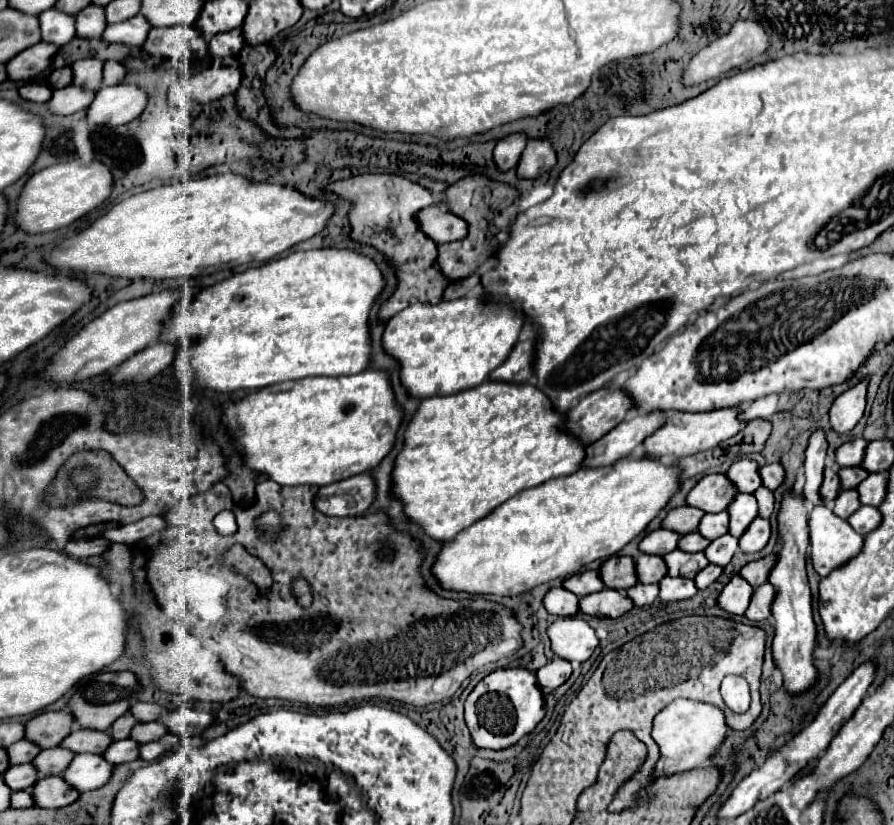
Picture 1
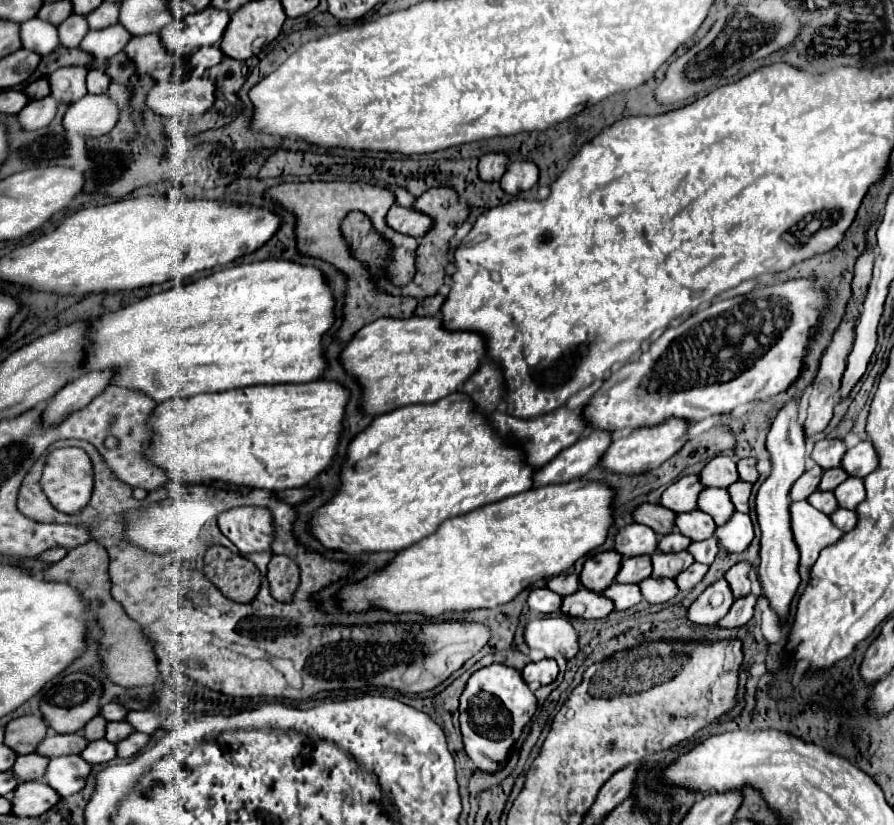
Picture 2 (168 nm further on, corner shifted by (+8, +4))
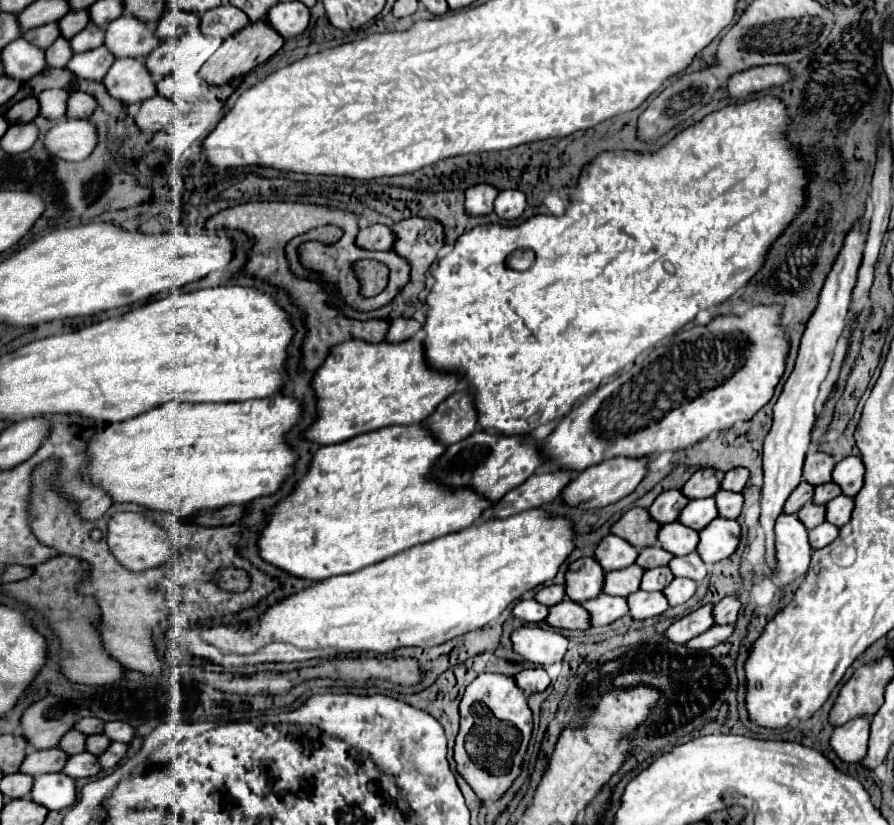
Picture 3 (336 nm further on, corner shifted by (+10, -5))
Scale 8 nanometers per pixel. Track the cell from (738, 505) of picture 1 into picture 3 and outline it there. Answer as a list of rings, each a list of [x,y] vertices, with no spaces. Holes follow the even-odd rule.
[[[703,498],[703,500],[689,500],[685,510],[681,510],[681,518],[677,520],[699,532],[715,518],[717,518],[717,506],[713,498]]]

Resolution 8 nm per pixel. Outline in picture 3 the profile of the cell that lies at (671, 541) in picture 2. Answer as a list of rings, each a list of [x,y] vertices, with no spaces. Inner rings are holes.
[[[651,546],[651,548],[645,548],[639,552],[635,564],[641,566],[643,570],[649,570],[649,568],[657,568],[657,566],[667,566],[671,558],[673,558],[673,554],[661,550],[661,546]]]

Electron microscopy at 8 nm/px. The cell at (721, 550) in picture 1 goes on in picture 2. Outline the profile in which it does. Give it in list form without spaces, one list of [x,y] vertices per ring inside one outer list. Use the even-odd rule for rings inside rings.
[[[715,537],[705,539],[705,541],[697,541],[697,543],[691,543],[687,547],[687,551],[695,557],[695,561],[711,565],[719,553],[719,541],[715,541]]]

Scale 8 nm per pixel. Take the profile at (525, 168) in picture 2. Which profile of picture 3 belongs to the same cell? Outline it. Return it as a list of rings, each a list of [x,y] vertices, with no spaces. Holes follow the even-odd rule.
[[[503,190],[495,198],[495,214],[501,220],[517,220],[525,210],[525,194],[519,190]]]

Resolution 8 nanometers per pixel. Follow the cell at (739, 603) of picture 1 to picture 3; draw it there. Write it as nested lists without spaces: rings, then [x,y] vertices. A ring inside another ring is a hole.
[[[701,606],[699,610],[679,618],[677,622],[673,622],[667,630],[665,630],[665,636],[669,642],[673,644],[685,644],[687,640],[695,638],[697,634],[709,630],[713,626],[713,616],[711,616],[711,610],[713,606]]]

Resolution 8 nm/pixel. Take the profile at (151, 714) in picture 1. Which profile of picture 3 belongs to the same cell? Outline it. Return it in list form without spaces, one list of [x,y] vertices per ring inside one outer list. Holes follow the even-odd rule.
[[[81,718],[79,722],[75,722],[73,728],[87,734],[87,736],[101,734],[103,732],[103,720],[99,720],[99,718]]]

